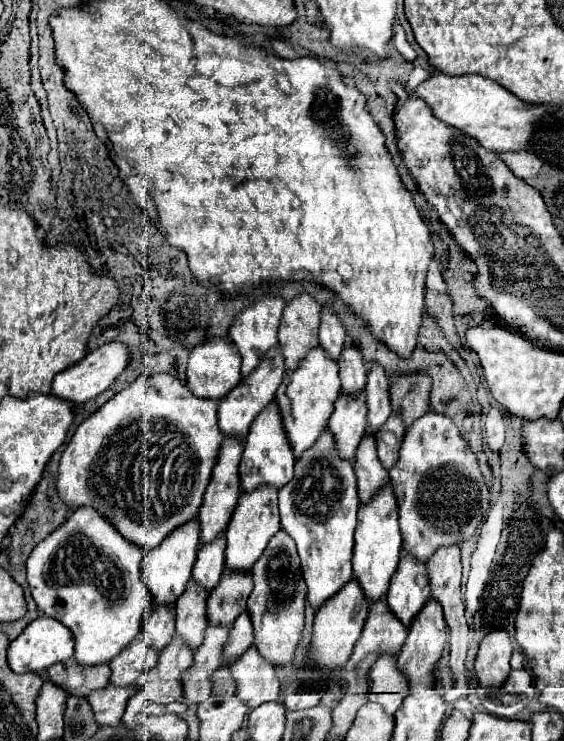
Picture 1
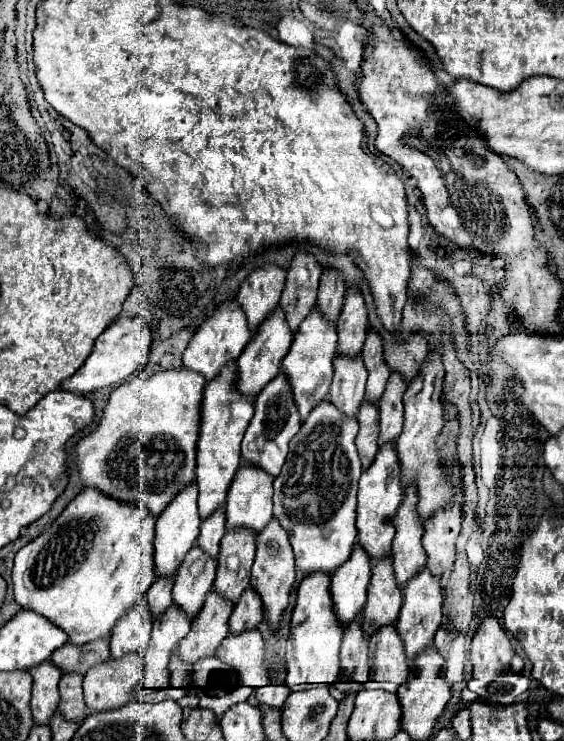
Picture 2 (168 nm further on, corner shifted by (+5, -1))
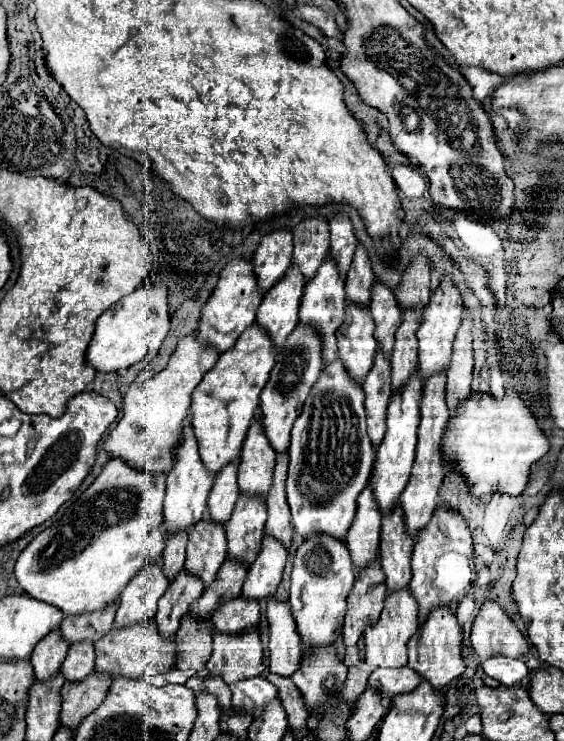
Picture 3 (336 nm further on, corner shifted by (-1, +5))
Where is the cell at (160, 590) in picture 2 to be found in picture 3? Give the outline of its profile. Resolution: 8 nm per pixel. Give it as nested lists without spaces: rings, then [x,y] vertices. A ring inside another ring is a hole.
[[[179,533],[179,537],[165,537],[163,567],[165,567],[165,575],[169,579],[173,579],[183,569],[185,547],[187,547],[187,533]]]

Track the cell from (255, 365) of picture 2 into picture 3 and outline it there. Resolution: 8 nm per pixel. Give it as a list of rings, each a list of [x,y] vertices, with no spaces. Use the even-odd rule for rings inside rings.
[[[291,265],[283,279],[273,285],[263,297],[263,303],[257,311],[257,323],[267,329],[269,337],[277,347],[281,347],[287,335],[299,323],[299,301],[303,295],[303,273]]]

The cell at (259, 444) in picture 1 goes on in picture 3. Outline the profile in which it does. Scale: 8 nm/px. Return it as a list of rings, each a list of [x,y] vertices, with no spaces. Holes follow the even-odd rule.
[[[297,325],[287,341],[283,343],[283,349],[277,355],[277,363],[271,371],[271,377],[261,393],[261,403],[259,403],[259,419],[263,423],[265,435],[271,441],[273,449],[277,453],[287,451],[289,447],[289,433],[291,433],[291,425],[297,419],[297,415],[301,413],[303,401],[311,389],[311,385],[317,381],[317,377],[321,375],[323,369],[323,357],[319,357],[319,337],[315,337],[315,333],[311,333],[311,329],[303,329],[303,325]]]

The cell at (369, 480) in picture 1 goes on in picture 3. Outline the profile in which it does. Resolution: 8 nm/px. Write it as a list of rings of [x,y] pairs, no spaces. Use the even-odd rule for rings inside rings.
[[[375,353],[375,365],[363,381],[365,391],[365,411],[367,411],[367,429],[373,445],[379,445],[385,435],[385,415],[387,403],[391,397],[391,363],[383,353]]]

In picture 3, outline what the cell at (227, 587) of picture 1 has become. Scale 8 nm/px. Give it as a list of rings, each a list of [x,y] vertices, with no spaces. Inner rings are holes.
[[[243,493],[237,499],[237,505],[231,513],[231,519],[227,521],[227,541],[229,541],[229,557],[237,561],[255,561],[255,557],[261,551],[261,541],[263,541],[263,529],[267,521],[267,509],[265,501],[251,501],[251,497],[243,497]]]

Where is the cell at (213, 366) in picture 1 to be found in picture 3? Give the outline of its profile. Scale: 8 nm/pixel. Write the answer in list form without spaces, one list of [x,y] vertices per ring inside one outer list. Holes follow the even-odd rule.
[[[231,259],[219,273],[219,281],[203,307],[201,323],[199,323],[199,341],[213,343],[221,353],[231,349],[237,337],[255,323],[257,309],[261,305],[263,291],[257,285],[257,277],[249,259]]]

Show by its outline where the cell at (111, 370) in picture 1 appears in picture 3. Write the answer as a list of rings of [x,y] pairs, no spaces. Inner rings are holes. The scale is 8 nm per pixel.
[[[143,283],[139,289],[121,297],[111,309],[103,311],[95,321],[95,333],[87,349],[87,361],[97,371],[121,371],[131,367],[137,361],[151,361],[165,335],[169,333],[169,305],[167,305],[167,289],[163,283]]]

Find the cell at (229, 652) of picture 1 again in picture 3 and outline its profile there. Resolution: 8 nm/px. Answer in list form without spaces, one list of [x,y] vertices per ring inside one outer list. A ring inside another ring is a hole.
[[[263,537],[261,553],[255,559],[255,565],[247,571],[247,579],[243,583],[243,597],[245,599],[267,599],[275,593],[285,561],[287,561],[287,549],[275,541],[275,537]]]

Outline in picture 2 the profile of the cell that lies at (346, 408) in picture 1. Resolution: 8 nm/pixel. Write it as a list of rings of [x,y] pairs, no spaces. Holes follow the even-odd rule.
[[[335,357],[335,377],[329,391],[329,403],[333,403],[345,417],[357,417],[357,411],[365,399],[365,365],[361,357]]]

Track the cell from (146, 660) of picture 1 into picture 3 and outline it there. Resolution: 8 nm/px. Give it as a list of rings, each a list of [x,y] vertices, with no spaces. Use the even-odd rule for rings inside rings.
[[[163,563],[143,565],[139,577],[133,577],[119,597],[119,609],[115,615],[115,625],[135,625],[157,613],[157,601],[169,587],[169,579],[163,573]]]

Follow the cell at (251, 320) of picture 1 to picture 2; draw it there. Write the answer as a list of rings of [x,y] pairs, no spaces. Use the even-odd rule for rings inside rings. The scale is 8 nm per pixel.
[[[265,265],[261,269],[255,269],[239,287],[235,301],[249,321],[251,335],[257,333],[265,317],[269,317],[269,313],[273,313],[279,305],[283,283],[285,271],[275,265]]]

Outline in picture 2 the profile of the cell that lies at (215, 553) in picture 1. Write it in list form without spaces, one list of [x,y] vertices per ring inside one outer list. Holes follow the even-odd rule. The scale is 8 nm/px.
[[[219,509],[201,523],[197,547],[201,547],[201,551],[209,557],[217,557],[223,535],[225,535],[225,513],[223,513],[223,509]]]

